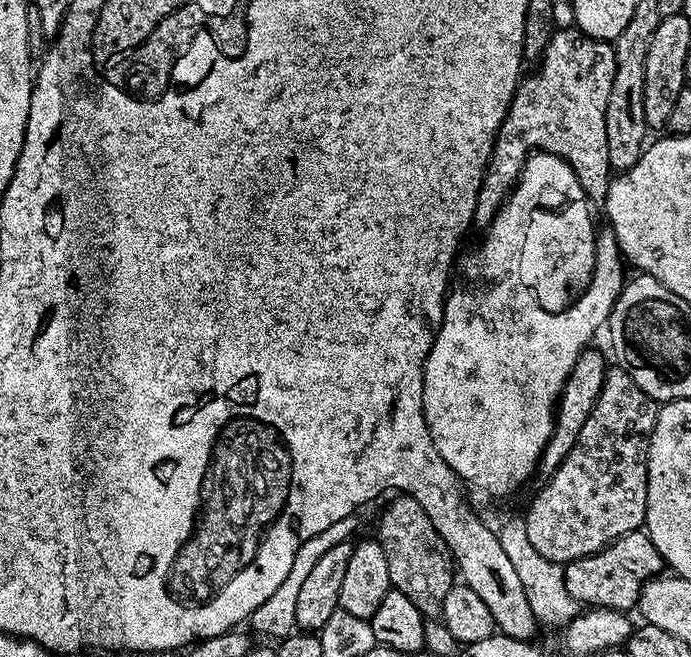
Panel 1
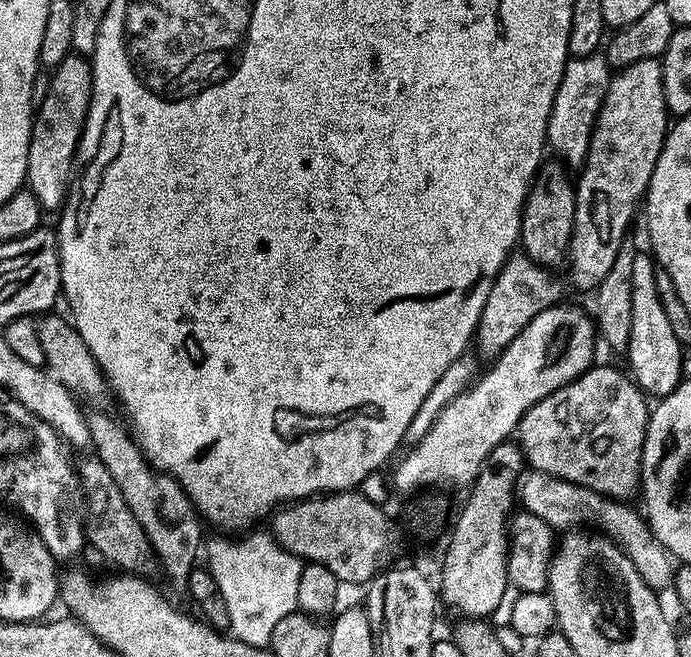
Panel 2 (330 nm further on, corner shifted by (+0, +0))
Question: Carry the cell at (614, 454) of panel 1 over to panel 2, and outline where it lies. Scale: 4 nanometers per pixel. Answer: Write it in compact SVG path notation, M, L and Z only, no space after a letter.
M593 366L562 390L554 390L554 394L542 398L542 402L526 410L520 420L518 443L524 450L527 463L535 471L586 486L598 494L611 496L613 500L627 501L632 498L628 496L635 492L637 495L642 484L640 463L650 415L650 404L648 406L647 402L645 393L640 391L627 371Z

